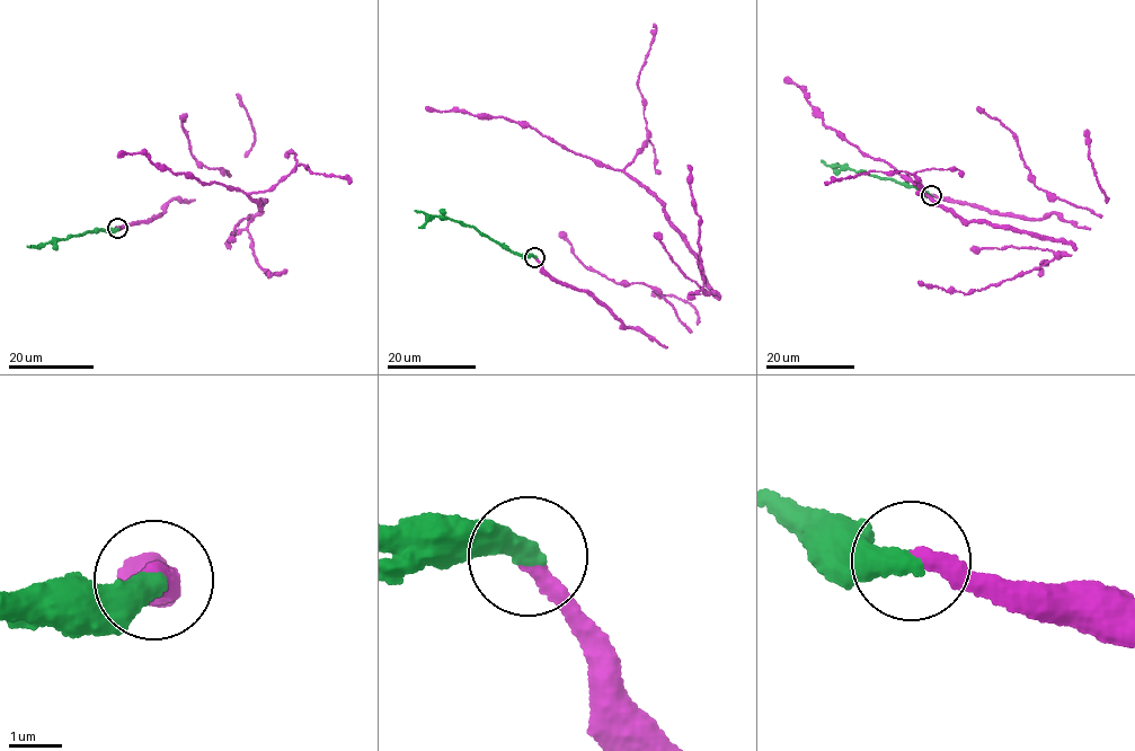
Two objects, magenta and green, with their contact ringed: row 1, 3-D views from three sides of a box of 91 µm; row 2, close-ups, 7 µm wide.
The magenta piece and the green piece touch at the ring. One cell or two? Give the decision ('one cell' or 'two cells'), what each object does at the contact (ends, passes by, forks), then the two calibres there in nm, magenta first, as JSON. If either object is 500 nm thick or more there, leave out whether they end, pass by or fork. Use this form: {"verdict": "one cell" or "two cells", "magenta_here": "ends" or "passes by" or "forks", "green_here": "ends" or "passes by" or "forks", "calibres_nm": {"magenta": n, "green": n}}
{"verdict": "one cell", "magenta_here": "ends", "green_here": "ends", "calibres_nm": {"magenta": 340, "green": 440}}

